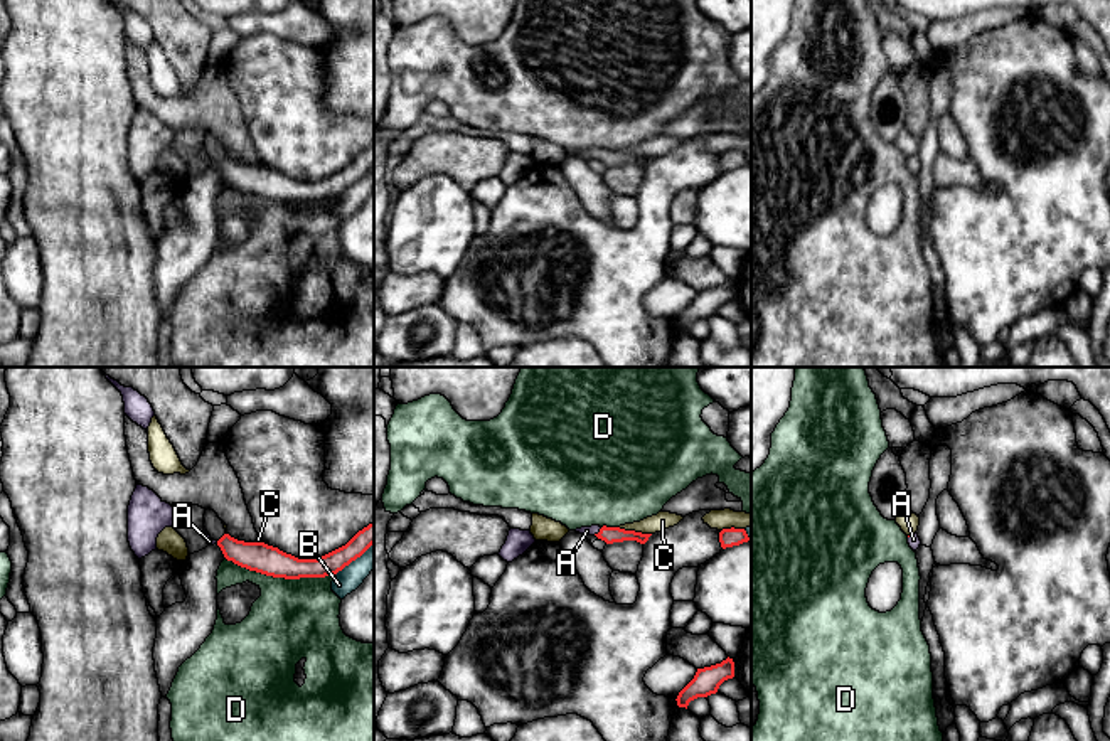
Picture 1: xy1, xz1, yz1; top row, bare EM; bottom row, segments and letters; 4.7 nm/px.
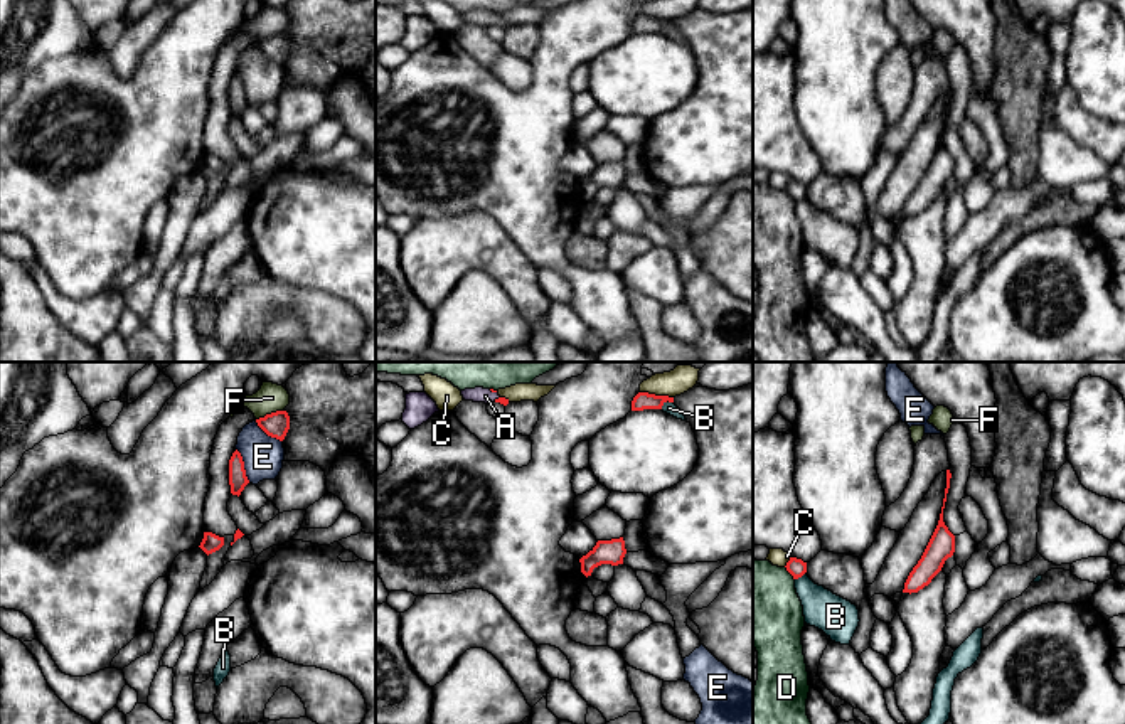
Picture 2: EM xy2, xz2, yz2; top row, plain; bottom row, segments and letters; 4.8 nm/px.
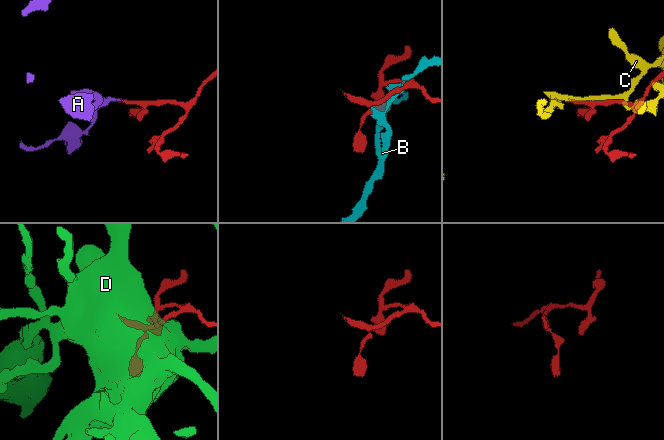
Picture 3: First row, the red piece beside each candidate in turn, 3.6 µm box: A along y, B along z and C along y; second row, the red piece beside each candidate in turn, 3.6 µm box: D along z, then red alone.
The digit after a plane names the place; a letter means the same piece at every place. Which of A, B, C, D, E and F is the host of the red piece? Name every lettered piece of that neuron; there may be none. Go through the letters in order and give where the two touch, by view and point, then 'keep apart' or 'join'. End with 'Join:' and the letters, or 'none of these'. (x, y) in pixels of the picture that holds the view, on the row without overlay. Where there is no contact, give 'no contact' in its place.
A: contact xz1 (598, 155); join
B: contact xz2 (666, 24); keep apart
C: contact xz2 (657, 19); keep apart
D: contact xy1 (280, 199); keep apart
E: contact xy2 (243, 88); keep apart
F: contact xy2 (268, 37); keep apart
Join: A

